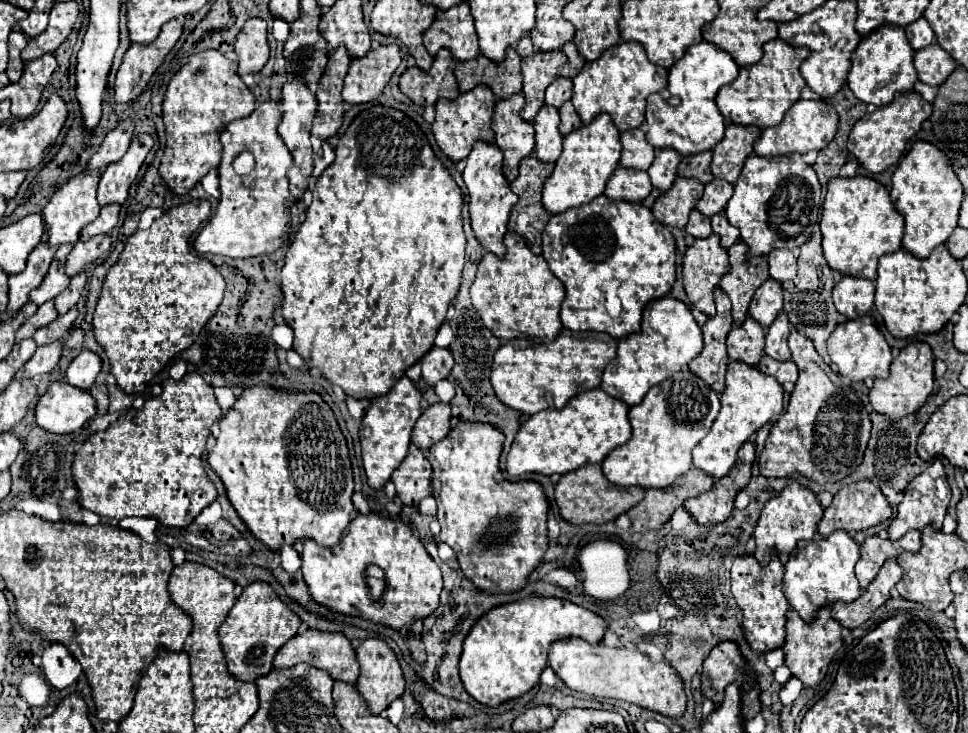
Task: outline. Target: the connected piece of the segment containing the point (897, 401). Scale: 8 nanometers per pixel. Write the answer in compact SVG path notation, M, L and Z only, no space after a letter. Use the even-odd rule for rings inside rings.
M926 342L908 344L900 356L890 366L890 376L886 380L874 380L874 388L870 390L870 404L874 412L886 414L890 420L900 420L912 412L918 412L926 398L934 388L934 356Z

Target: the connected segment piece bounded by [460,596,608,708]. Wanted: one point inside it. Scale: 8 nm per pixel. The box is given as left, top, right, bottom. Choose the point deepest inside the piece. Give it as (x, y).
(505, 653)

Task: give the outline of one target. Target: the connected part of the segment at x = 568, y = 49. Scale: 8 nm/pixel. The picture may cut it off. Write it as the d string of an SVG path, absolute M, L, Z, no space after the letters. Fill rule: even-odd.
M568 42L568 44L562 48L562 52L566 54L568 62L560 68L560 76L564 76L564 78L574 78L574 76L582 70L582 66L584 66L584 58L578 54L574 42Z

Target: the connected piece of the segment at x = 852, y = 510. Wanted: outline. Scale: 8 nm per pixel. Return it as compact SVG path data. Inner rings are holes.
M860 480L856 484L848 484L844 486L832 500L832 504L824 510L824 516L818 524L818 534L830 536L836 530L844 530L844 532L860 532L860 530L868 530L876 524L886 522L892 516L892 506L888 504L886 496L880 492L880 488L876 484L870 484L870 480Z

